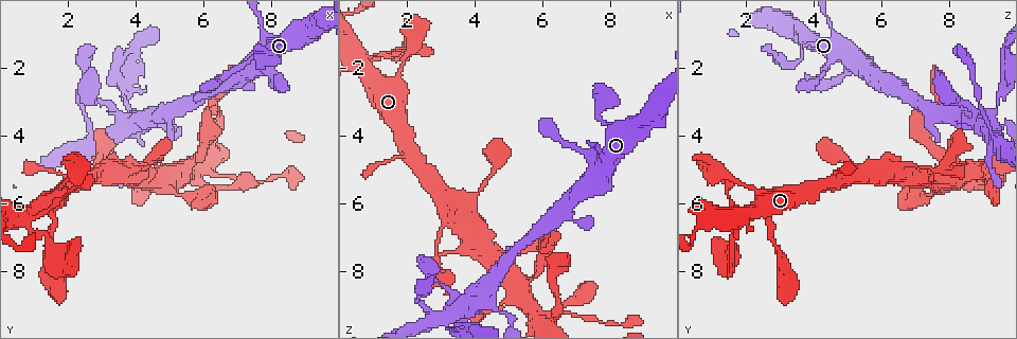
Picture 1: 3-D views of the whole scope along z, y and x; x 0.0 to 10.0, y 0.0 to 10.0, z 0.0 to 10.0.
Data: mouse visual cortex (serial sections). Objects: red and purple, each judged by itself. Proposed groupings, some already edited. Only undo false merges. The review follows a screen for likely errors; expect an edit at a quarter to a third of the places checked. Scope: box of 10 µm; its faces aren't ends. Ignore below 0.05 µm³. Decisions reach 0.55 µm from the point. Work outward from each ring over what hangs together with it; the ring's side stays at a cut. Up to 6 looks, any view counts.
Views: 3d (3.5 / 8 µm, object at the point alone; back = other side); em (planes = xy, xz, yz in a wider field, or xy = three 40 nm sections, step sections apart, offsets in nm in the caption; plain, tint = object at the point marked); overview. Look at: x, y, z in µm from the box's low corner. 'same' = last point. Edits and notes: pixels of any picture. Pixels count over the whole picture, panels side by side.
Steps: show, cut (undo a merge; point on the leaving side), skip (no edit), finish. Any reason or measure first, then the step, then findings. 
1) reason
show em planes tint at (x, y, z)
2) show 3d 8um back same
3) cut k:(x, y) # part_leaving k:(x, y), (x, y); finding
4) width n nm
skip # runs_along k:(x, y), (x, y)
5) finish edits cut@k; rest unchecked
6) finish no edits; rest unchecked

sharp bend
show 3d 3.5um at (2.20, 5.40, 4.50)

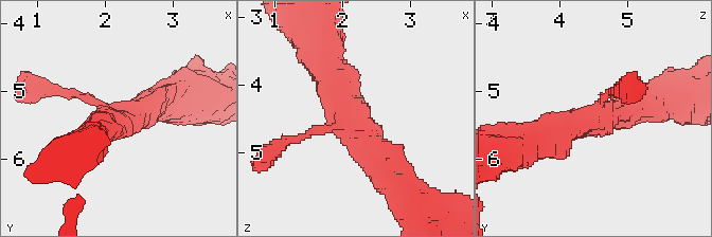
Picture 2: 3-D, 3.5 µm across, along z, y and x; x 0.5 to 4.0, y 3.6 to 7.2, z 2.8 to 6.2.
arms 3; arm_widths 100, 400, 450 nm; now the EM
show em xy step 2 tint at (2.15, 5.45, 4.50)

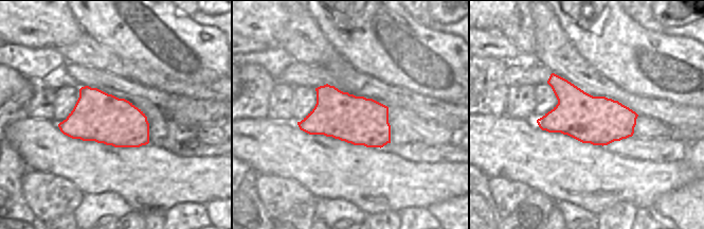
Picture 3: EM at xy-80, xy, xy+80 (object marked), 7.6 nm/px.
skip # all the same cell

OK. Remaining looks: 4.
show 3d 3.5um at (2.85, 5.10, 7.70)

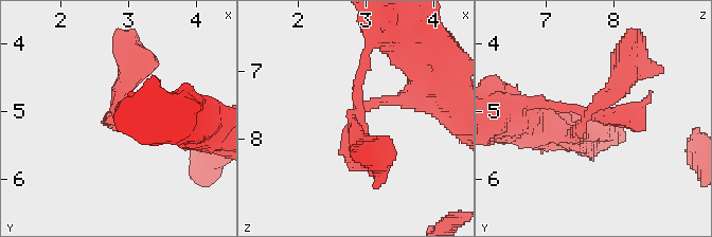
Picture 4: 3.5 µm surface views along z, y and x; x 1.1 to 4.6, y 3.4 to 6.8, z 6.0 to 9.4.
show em xy step 5 tint at (2.90, 5.05, 7.60)

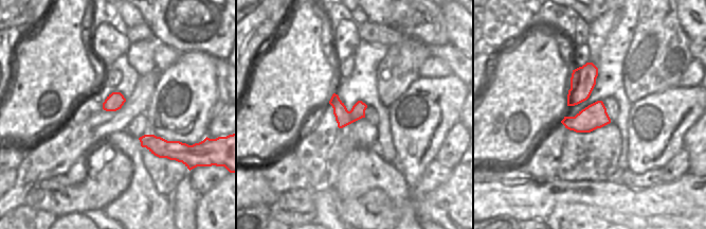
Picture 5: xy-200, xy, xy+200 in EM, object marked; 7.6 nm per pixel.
cut it another way
show em xy step 3 tint same

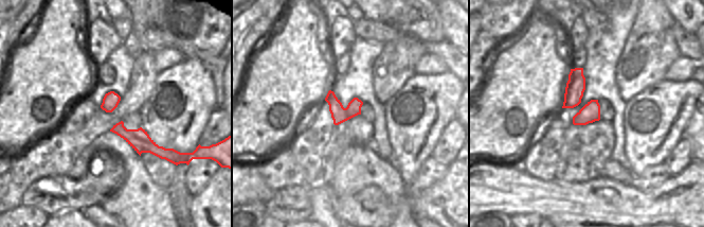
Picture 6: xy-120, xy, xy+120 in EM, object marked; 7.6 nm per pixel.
width 140 nm
skip # runs_along 4:(566, 132), (580, 132), (628, 67); continuous, no second cell

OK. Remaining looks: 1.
arms part here
show 3d 3.5um at (3.85, 3.55, 9.20)

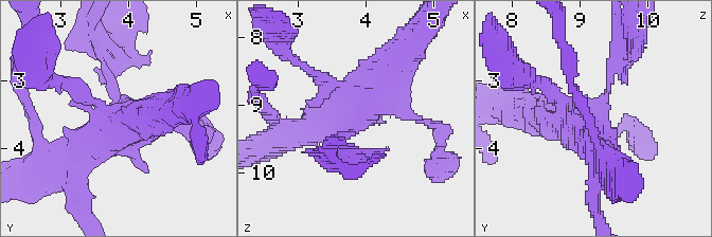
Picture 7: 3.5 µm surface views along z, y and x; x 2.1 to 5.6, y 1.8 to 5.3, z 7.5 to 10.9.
cut 7:(623, 61) # part_leaving 7:(608, 91), (610, 65), (627, 29); a second cell is stuck on

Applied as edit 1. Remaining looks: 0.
finish edits cut@7; rest unchecked

